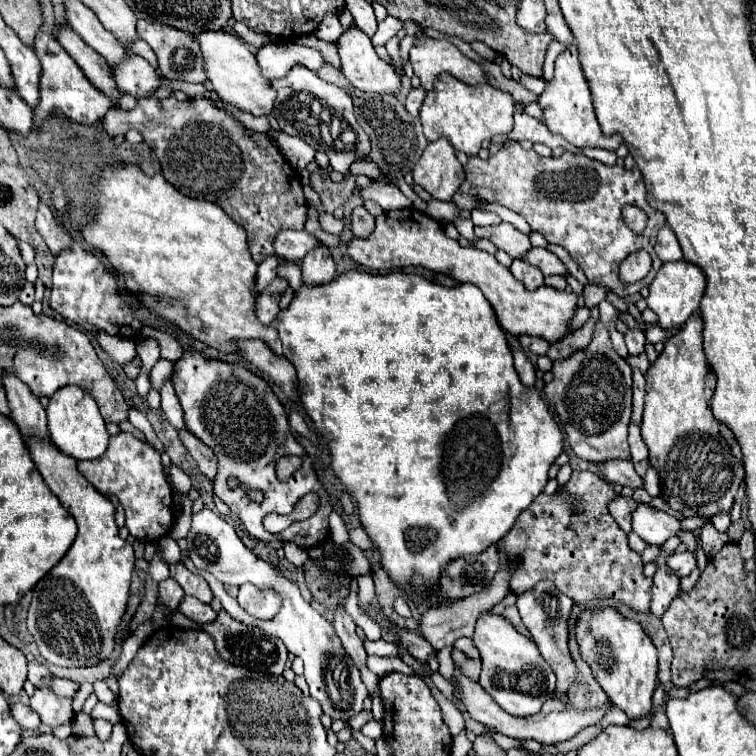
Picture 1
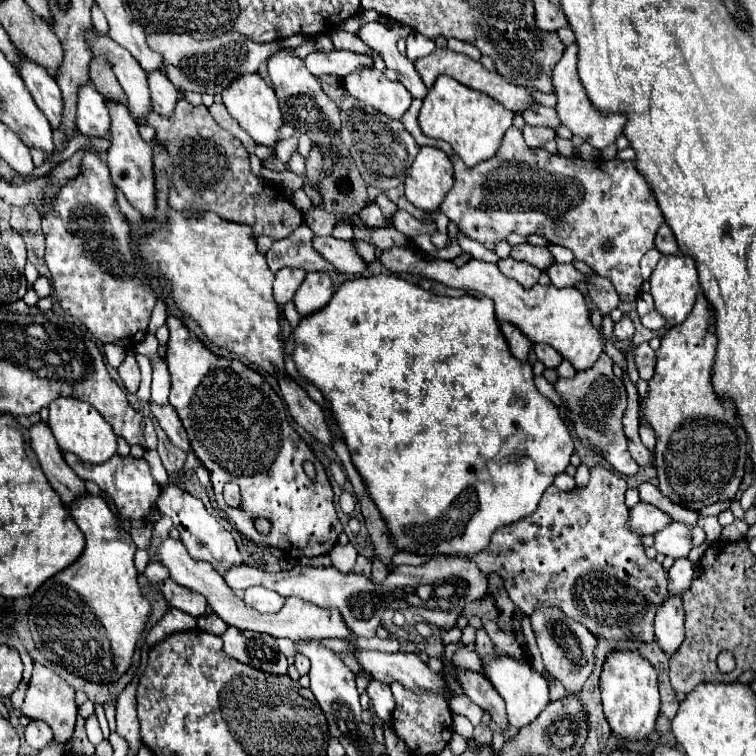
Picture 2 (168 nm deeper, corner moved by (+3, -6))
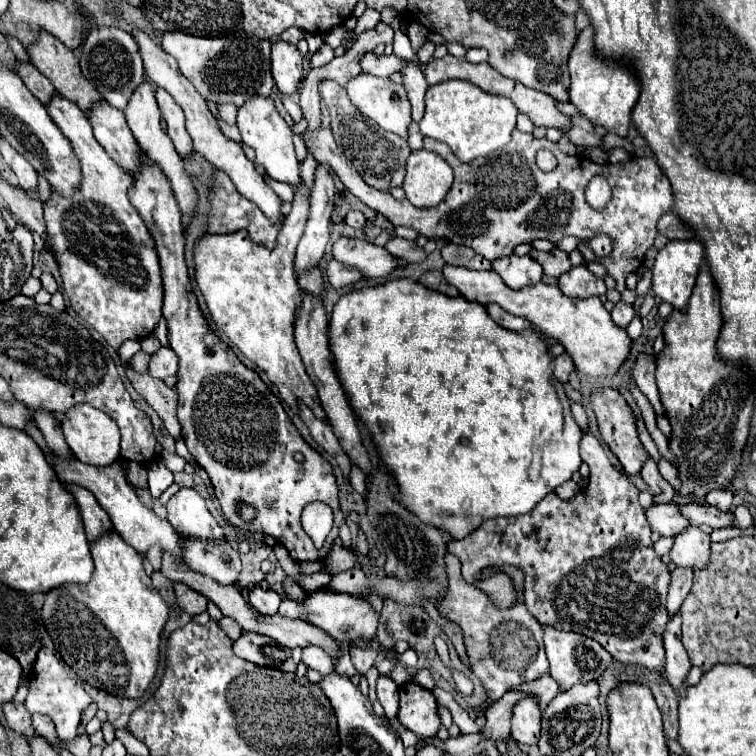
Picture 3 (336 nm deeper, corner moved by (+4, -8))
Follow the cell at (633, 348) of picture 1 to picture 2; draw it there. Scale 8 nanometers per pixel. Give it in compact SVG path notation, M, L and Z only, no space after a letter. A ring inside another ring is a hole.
M623 316L621 318L621 322L617 322L615 324L615 336L619 338L619 340L631 340L633 338L633 322L631 322L631 318L629 316Z

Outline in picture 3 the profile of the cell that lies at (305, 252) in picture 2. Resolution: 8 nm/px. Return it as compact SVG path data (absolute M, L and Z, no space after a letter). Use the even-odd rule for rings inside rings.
M330 260L328 268L326 268L326 278L330 280L330 284L336 290L340 290L340 288L344 288L348 284L364 280L364 274L360 270L354 270L348 264L338 264L338 260Z

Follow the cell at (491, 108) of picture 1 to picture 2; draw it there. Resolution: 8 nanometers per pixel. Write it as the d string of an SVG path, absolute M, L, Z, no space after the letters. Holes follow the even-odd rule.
M439 76L435 80L435 86L425 96L423 108L419 112L419 128L423 136L451 144L455 154L469 168L495 156L503 134L511 128L511 120L513 112L501 106L497 100L483 92L465 88L463 84L449 76Z

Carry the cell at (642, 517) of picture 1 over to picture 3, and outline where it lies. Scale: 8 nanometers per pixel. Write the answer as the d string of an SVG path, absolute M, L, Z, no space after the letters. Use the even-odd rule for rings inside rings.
M690 526L686 532L674 538L670 558L676 566L702 570L710 564L710 536L700 528Z

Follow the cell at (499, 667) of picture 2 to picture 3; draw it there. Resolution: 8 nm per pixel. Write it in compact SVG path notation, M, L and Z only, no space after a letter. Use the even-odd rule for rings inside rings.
M522 698L512 716L512 740L518 744L538 744L540 740L540 706L530 698Z

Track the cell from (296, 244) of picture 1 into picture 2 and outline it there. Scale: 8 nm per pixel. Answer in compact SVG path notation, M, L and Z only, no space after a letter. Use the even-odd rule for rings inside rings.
M313 236L313 248L329 262L335 266L339 272L347 274L361 274L365 270L365 262L357 256L353 242L351 240L337 240L333 236Z

